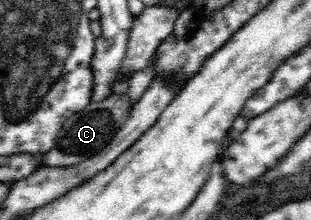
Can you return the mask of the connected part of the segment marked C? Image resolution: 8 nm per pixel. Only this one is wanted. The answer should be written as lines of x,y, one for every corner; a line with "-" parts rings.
128,92
119,95
114,93
106,98
104,102
89,102
87,107
80,112
68,117
64,121
54,148
41,156
38,168
46,166
73,166
80,162
95,157
101,150
104,150
111,142
120,127
131,117
131,110
134,101
130,99

